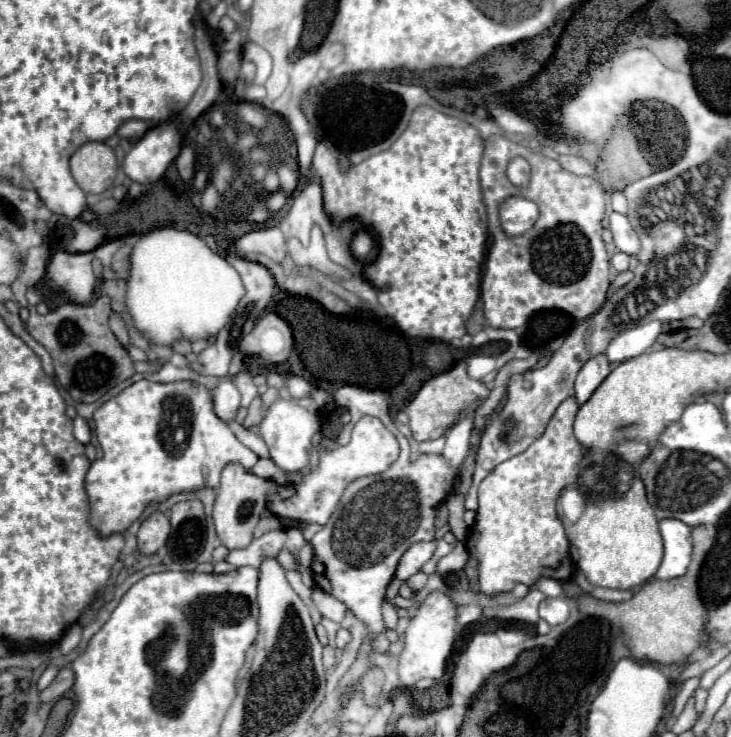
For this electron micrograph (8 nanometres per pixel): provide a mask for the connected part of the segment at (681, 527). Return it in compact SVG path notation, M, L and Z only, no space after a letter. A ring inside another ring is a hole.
M680 519L660 521L660 533L664 539L664 557L654 577L674 579L686 573L692 555L692 527Z

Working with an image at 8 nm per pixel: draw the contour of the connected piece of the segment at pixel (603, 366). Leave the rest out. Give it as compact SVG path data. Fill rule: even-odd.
M596 355L592 357L578 373L576 377L576 401L578 405L586 403L590 399L590 395L596 391L596 387L606 379L606 375L610 373L610 363L606 359L606 355Z

